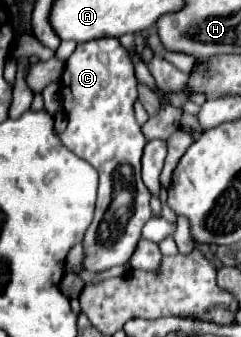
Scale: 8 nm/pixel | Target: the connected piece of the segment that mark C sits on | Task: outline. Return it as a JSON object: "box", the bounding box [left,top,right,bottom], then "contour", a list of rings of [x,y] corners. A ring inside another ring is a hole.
{"box":[60,38,152,272],"contour":[[[116,38],[82,42],[68,58],[62,74],[68,128],[60,134],[60,140],[68,150],[90,162],[100,174],[96,214],[84,238],[84,268],[94,272],[126,264],[140,240],[142,226],[152,218],[150,192],[140,176],[140,158],[146,138],[134,118],[134,100],[138,96],[136,86],[138,82],[132,62],[128,62],[128,54]],[[116,184],[124,184],[124,190],[116,190]],[[116,192],[124,192],[124,206],[120,208],[116,204]]]}

